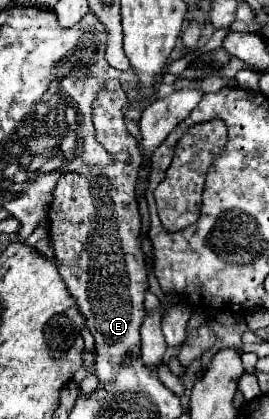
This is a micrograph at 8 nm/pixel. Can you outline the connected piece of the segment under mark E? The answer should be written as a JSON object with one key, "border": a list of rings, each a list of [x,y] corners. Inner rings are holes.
{"border":[[[105,79],[103,89],[97,93],[97,99],[93,101],[93,125],[95,125],[95,139],[105,147],[105,151],[111,155],[117,155],[119,151],[127,149],[131,153],[131,163],[119,163],[113,161],[109,167],[81,167],[77,171],[63,173],[53,189],[53,199],[47,215],[49,225],[49,237],[55,247],[55,261],[59,265],[61,279],[69,291],[69,295],[79,305],[79,311],[87,319],[87,329],[91,331],[95,339],[95,367],[97,377],[105,385],[113,381],[113,373],[117,371],[117,365],[125,359],[125,355],[131,349],[137,349],[141,343],[139,327],[145,317],[143,307],[143,295],[149,289],[147,283],[147,269],[145,269],[145,253],[141,251],[139,241],[139,209],[135,201],[135,185],[137,185],[137,169],[141,165],[141,153],[137,149],[135,137],[127,133],[127,127],[123,123],[125,117],[125,91],[119,85],[119,79]]]}

